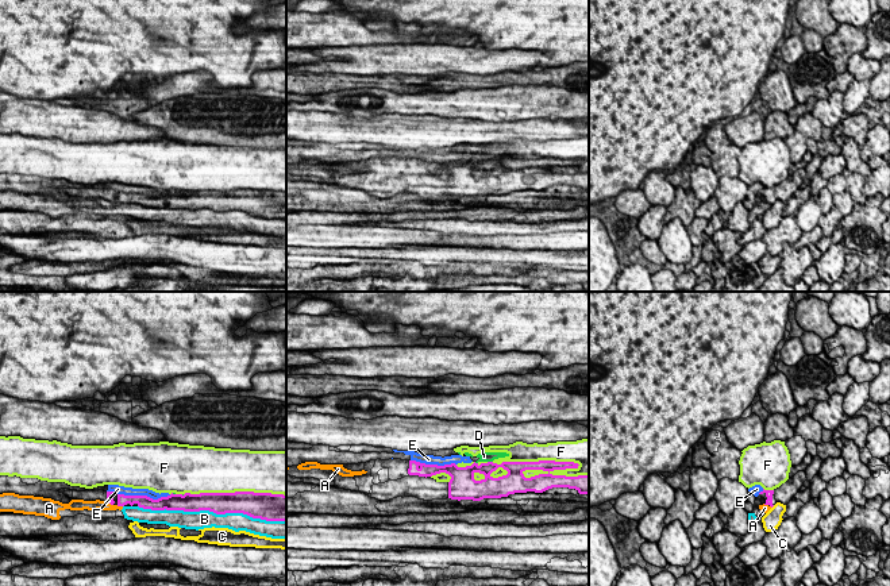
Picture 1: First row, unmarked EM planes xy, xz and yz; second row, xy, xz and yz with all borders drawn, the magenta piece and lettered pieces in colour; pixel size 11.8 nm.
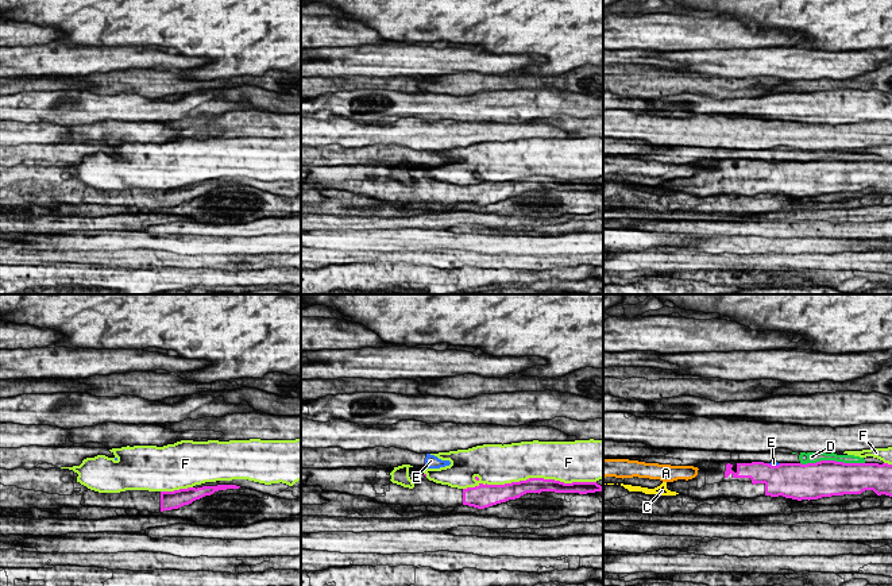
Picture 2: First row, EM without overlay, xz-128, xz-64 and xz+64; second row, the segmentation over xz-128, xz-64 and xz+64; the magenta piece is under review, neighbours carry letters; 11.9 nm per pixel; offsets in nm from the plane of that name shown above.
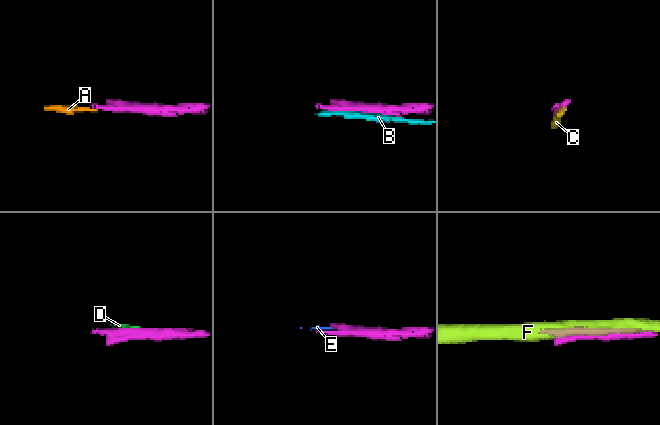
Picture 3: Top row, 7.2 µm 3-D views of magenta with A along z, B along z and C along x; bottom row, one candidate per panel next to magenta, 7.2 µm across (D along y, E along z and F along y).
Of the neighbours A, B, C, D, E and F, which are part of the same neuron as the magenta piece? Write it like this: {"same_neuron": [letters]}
{"same_neuron": []}

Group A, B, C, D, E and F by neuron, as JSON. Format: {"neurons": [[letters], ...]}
{"neurons": [["A", "B"], ["C"], ["D", "E"], ["F"]]}

